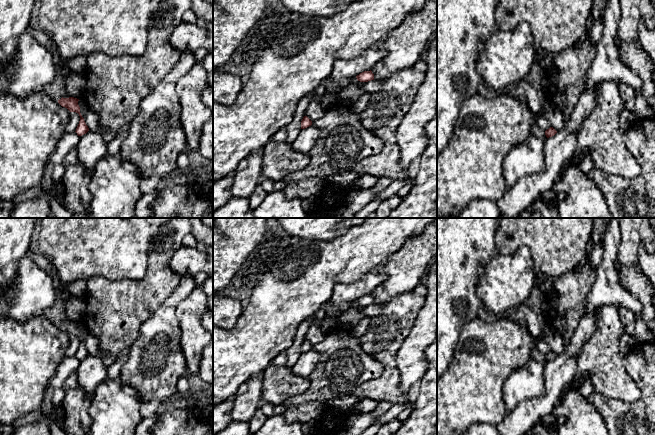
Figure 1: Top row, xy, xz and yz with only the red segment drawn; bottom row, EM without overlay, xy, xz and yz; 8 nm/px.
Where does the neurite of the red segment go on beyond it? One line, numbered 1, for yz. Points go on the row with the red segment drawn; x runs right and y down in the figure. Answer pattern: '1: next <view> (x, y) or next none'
1: next none

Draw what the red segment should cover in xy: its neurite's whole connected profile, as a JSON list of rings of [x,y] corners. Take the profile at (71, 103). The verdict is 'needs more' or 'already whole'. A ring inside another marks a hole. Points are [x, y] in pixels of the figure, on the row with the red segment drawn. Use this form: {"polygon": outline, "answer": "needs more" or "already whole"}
{"polygon": [[[69,97],[69,98],[61,98],[58,100],[58,103],[62,106],[67,108],[70,112],[76,112],[80,116],[80,121],[79,124],[76,128],[76,133],[78,136],[82,136],[86,134],[89,131],[88,126],[86,125],[84,118],[82,117],[80,113],[80,107],[78,105],[79,99],[74,98],[74,97]]], "answer": "already whole"}

